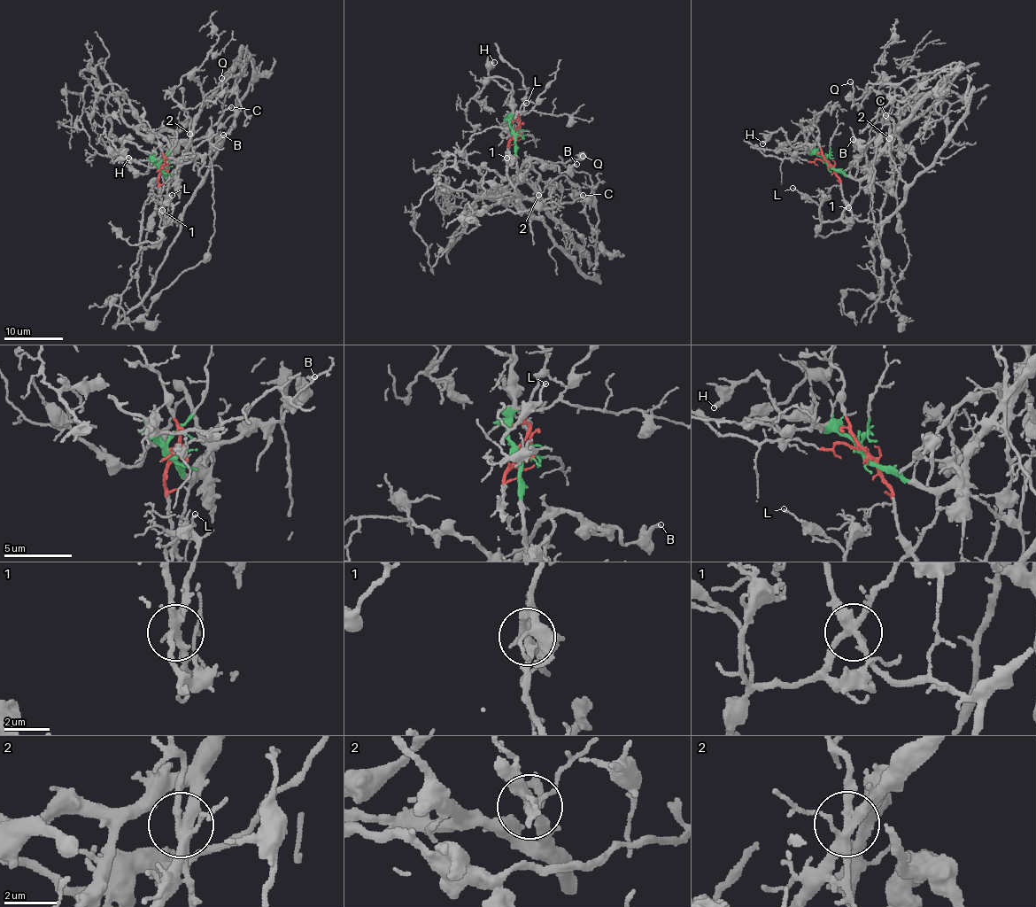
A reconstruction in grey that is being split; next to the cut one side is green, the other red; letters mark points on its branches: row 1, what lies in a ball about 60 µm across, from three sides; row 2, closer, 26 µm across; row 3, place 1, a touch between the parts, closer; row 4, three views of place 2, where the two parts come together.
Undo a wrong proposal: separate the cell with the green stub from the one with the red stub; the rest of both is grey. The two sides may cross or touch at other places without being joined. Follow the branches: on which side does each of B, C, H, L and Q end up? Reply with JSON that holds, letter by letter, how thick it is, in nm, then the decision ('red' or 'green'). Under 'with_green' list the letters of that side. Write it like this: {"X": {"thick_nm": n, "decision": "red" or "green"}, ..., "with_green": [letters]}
{"B": {"thick_nm": 300, "decision": "green"}, "C": {"thick_nm": 200, "decision": "green"}, "H": {"thick_nm": 320, "decision": "green"}, "L": {"thick_nm": 130, "decision": "green"}, "Q": {"thick_nm": 110, "decision": "green"}, "with_green": ["B", "C", "H", "L", "Q"]}

